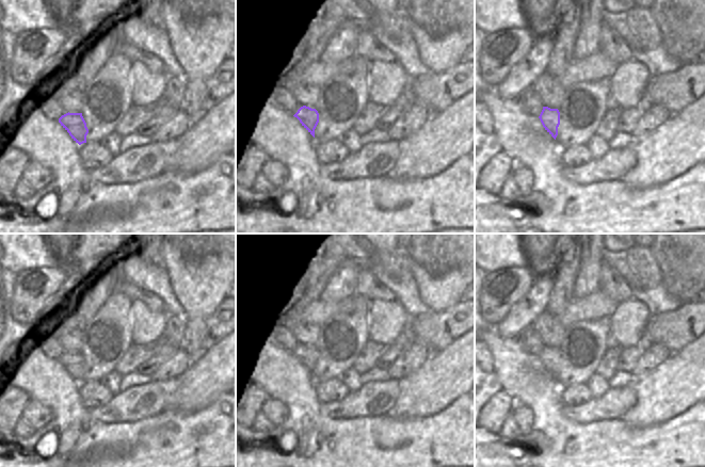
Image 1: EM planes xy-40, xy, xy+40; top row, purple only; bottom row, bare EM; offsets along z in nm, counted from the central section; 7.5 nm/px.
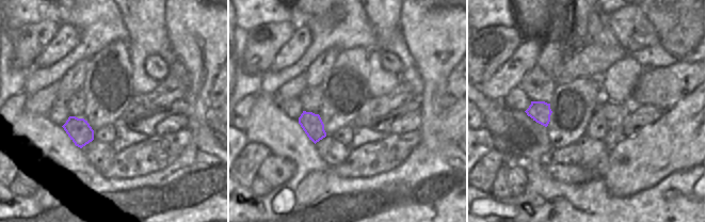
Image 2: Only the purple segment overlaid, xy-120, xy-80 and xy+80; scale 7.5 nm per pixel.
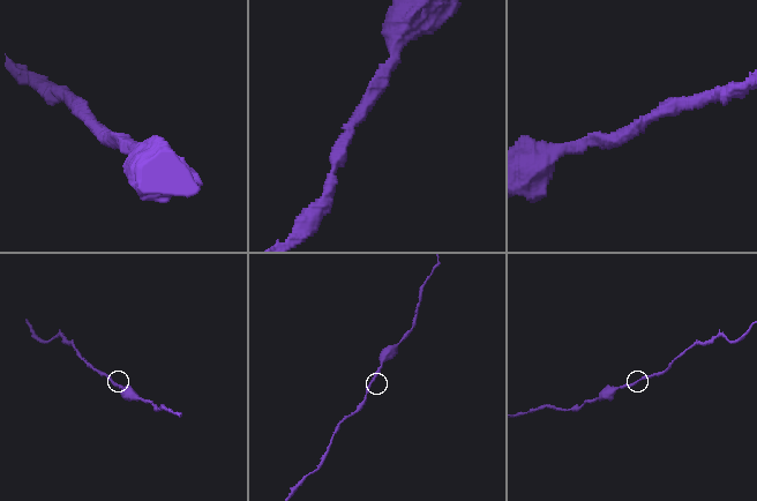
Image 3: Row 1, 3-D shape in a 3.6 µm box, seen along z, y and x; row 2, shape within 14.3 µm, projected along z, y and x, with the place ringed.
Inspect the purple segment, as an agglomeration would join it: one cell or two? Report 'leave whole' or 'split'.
leave whole

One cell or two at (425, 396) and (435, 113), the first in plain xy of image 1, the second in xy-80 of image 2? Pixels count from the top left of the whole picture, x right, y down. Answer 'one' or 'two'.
two

